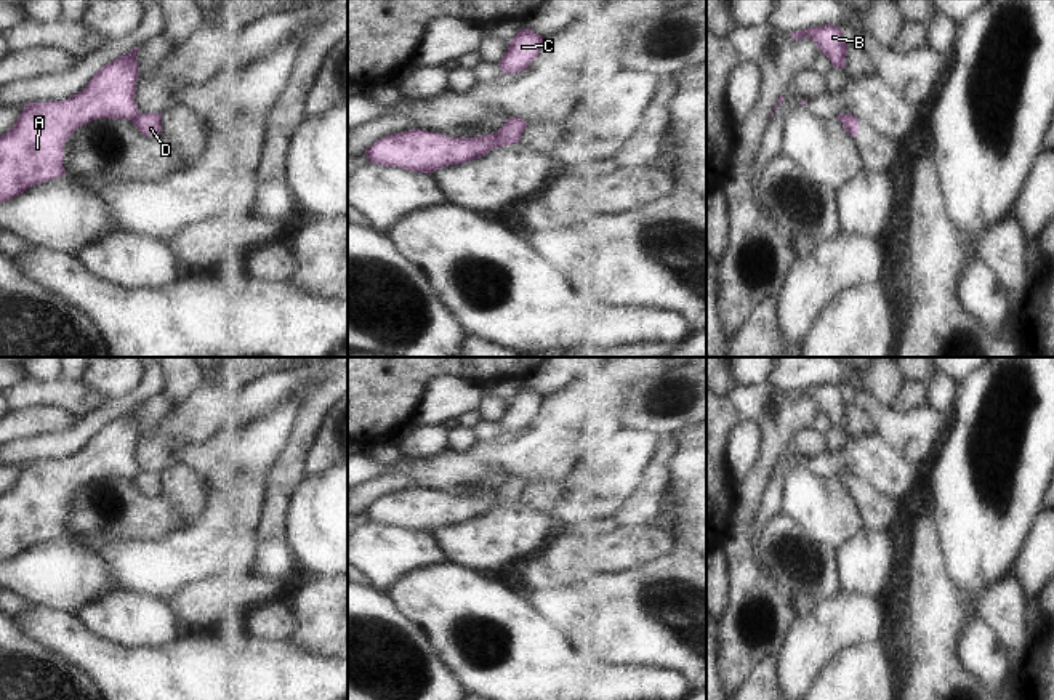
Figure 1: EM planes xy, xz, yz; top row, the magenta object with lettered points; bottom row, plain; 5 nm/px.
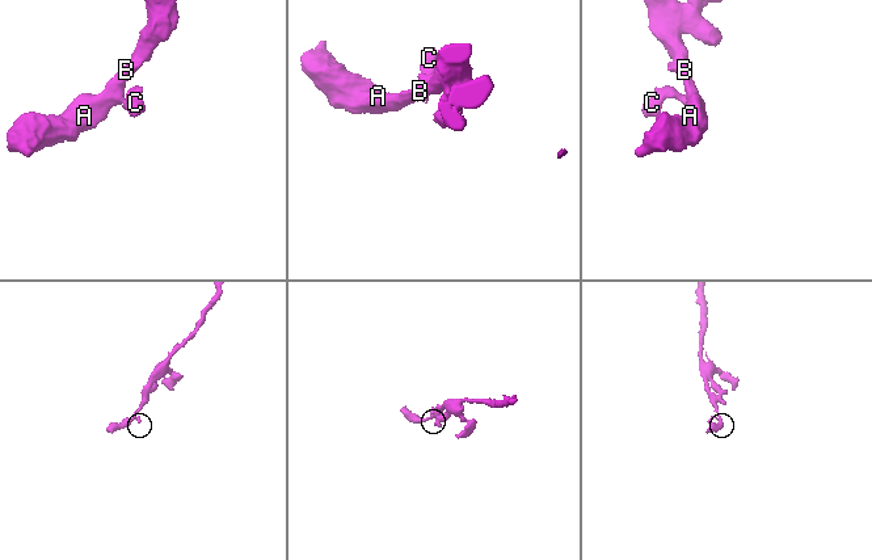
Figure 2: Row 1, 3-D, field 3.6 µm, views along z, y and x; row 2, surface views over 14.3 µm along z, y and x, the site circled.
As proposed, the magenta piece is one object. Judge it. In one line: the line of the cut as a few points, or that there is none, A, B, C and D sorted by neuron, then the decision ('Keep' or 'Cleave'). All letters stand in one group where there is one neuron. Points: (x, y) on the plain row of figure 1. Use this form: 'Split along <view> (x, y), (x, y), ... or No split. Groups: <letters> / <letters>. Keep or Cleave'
Split along xz (497, 494), (494, 503). Groups: A B / C D. Cleave

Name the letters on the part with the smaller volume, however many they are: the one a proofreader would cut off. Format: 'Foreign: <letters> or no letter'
Foreign: C, D

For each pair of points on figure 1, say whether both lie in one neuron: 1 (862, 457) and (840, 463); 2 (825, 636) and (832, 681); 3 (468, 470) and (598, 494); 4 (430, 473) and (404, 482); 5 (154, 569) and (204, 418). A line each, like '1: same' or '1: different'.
1: same
2: different
3: different
4: different
5: different

